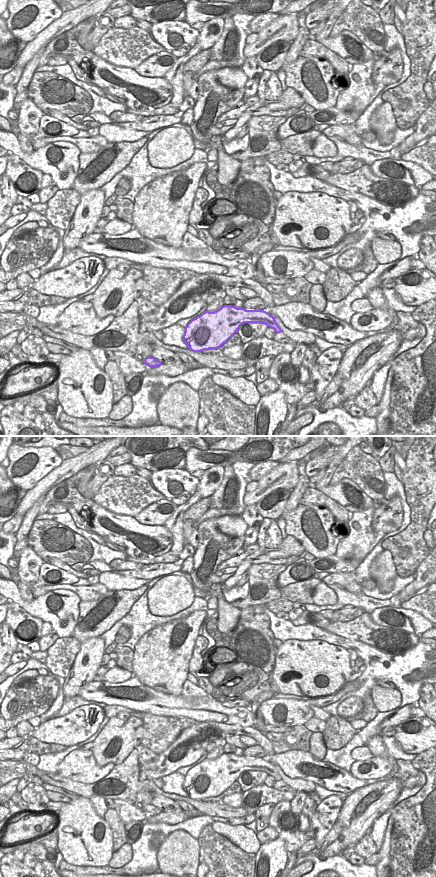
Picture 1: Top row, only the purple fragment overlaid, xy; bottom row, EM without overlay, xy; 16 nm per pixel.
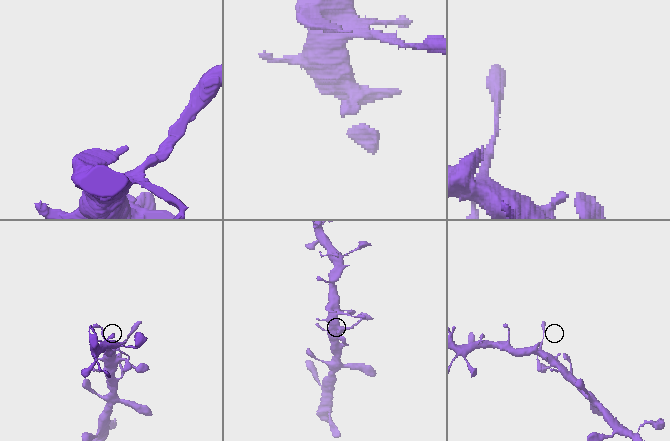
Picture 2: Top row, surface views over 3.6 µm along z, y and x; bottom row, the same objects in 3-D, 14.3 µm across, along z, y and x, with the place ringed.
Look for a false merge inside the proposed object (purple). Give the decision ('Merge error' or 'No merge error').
No merge error.

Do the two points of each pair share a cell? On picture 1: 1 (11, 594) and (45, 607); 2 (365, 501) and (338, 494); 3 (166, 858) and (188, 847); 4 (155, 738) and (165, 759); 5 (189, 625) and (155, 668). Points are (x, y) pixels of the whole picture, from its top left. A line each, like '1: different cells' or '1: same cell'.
1: same cell
2: same cell
3: same cell
4: different cells
5: same cell

